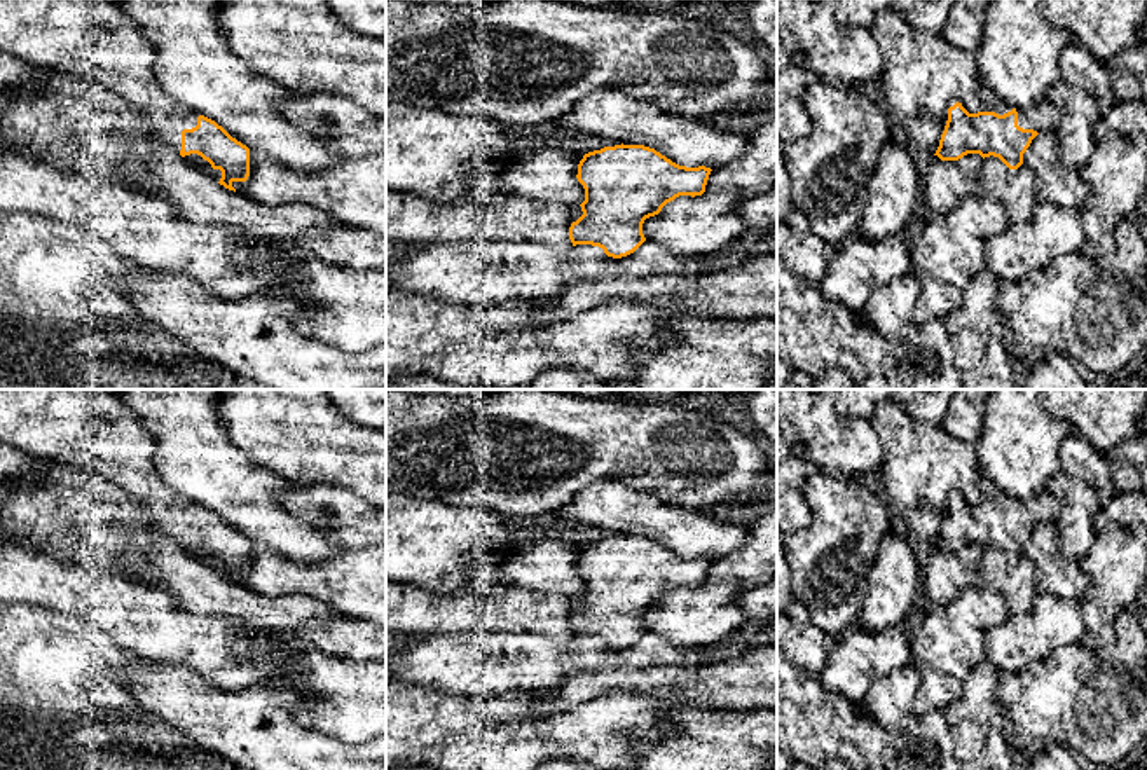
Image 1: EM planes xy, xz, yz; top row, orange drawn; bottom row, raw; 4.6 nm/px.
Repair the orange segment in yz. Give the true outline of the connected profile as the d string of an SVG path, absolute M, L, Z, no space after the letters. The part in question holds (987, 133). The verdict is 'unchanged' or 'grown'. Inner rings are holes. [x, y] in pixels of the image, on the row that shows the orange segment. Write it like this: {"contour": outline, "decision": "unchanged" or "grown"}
{"contour": "M983 84L979 100L978 113L969 113L962 103L951 101L934 154L941 161L958 161L967 154L979 154L983 159L999 157L1009 169L1018 169L1032 140L1041 133L1054 133L1061 120L1061 110L1047 100L1027 108L1011 108Z", "decision": "grown"}

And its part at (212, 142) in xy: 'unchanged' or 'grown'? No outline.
grown

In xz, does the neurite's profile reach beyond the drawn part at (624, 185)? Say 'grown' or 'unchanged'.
unchanged

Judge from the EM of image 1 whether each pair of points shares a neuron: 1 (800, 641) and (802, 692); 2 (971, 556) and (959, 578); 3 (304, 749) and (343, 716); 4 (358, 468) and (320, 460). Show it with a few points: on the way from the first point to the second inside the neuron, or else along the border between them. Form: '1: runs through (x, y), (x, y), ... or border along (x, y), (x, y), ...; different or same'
1: border along (795, 664), (817, 678); different
2: runs through (966, 561), (959, 573); same
3: border along (290, 708), (299, 721), (322, 734), (362, 744); different
4: runs through (350, 460), (329, 460); same

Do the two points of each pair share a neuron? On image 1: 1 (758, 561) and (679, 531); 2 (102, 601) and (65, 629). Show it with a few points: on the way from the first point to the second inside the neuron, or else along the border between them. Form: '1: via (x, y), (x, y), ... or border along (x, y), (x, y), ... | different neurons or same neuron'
1: border along (751, 529), (744, 543), (713, 561) | different neurons
2: border along (39, 608), (75, 615), (100, 627), (114, 641) | different neurons

